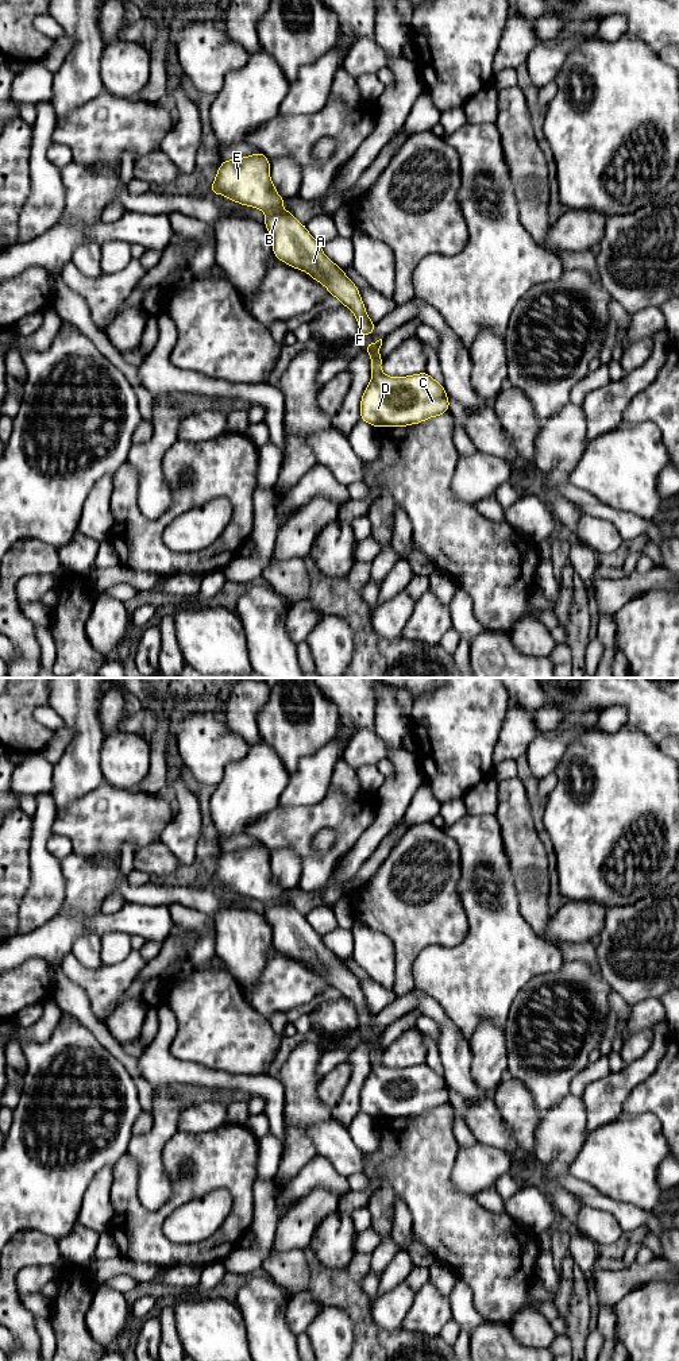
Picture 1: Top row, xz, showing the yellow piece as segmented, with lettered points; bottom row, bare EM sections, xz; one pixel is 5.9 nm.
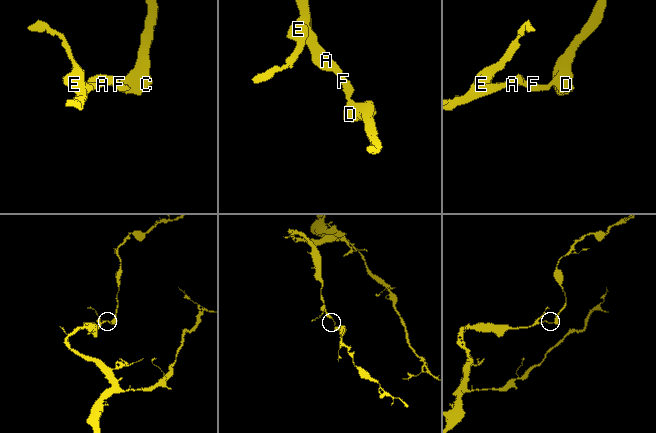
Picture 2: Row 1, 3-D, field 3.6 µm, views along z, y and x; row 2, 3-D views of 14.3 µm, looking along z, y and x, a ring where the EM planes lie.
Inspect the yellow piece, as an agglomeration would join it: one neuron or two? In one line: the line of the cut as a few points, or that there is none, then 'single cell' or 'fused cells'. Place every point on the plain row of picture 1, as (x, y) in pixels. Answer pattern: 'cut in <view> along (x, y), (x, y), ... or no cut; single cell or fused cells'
no cut; single cell

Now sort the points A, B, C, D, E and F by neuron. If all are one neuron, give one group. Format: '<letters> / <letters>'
A B C D E F

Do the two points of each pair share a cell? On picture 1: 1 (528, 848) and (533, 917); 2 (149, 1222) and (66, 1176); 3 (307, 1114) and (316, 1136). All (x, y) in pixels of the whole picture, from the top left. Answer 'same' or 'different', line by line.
1: same
2: different
3: different

